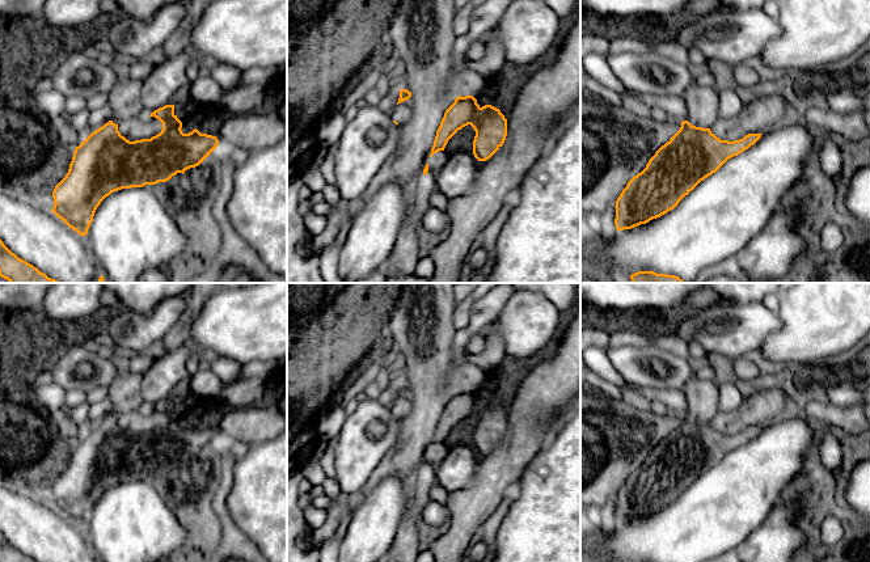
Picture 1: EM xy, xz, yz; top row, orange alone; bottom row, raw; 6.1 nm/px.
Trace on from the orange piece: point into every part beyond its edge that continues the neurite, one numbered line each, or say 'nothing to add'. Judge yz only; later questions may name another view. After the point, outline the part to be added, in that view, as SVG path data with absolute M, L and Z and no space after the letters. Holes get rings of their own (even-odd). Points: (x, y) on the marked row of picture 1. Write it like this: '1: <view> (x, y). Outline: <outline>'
1: yz (700, 102). Outline: M696 81L679 101L687 111L687 121L696 127L710 128L718 118L718 88L705 86Z

